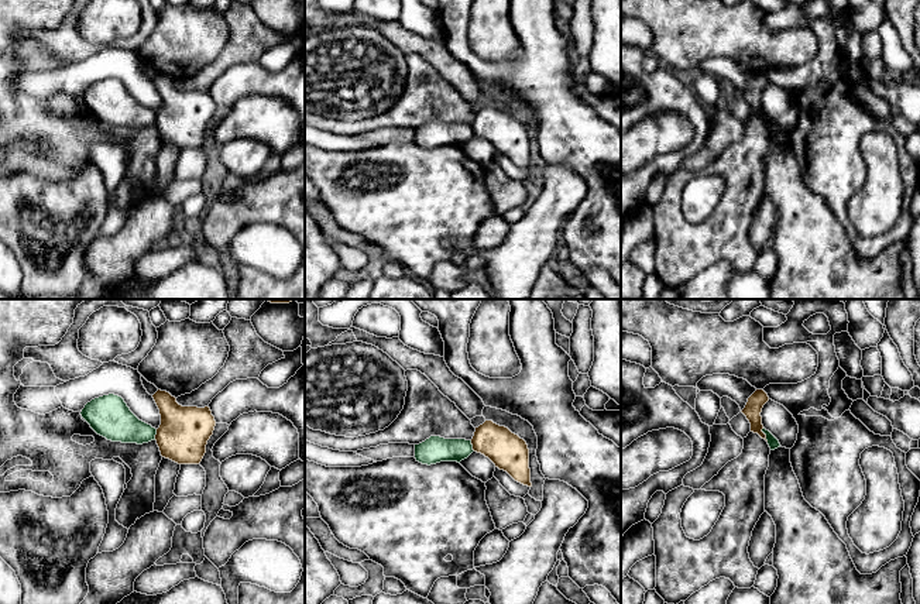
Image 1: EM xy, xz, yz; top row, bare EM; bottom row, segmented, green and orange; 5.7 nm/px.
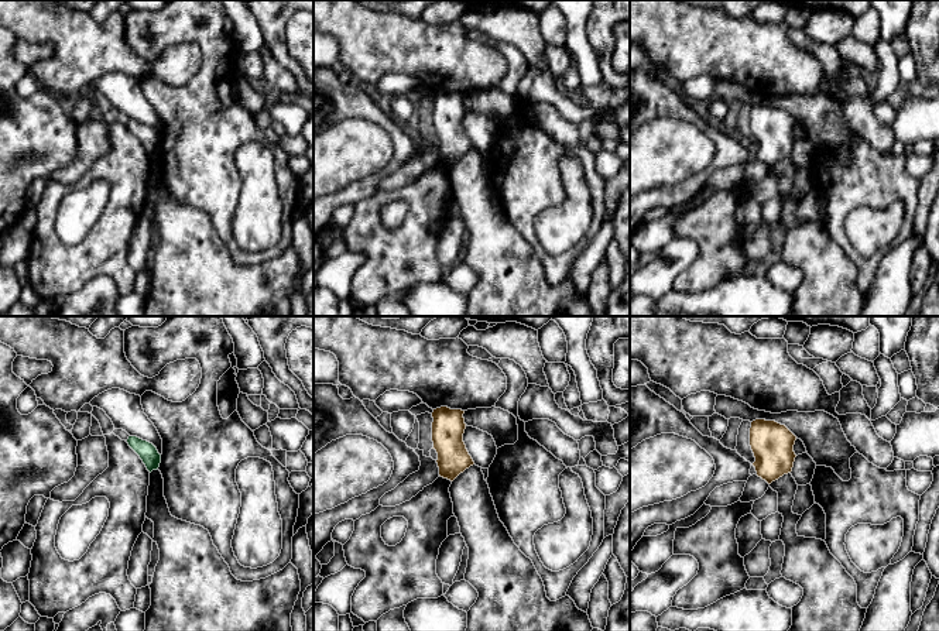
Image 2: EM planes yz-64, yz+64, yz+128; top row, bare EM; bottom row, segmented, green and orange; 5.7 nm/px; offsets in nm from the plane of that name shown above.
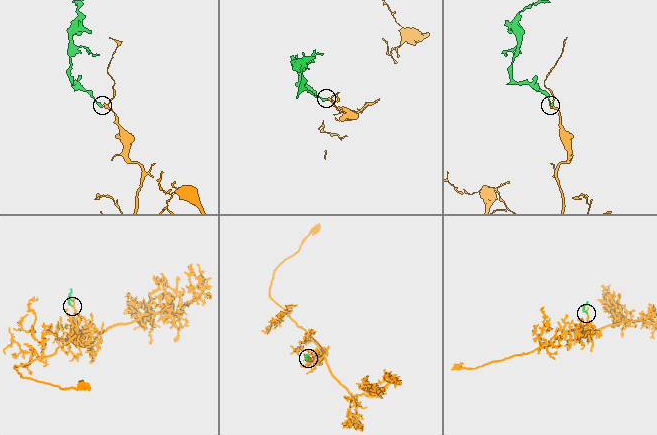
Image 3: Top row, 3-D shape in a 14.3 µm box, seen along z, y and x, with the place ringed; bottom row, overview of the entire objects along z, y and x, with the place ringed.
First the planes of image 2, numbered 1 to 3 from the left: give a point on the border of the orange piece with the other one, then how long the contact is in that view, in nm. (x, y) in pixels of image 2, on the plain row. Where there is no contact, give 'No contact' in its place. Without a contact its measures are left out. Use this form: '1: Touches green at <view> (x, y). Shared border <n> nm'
1: No contact
2: No contact
3: No contact

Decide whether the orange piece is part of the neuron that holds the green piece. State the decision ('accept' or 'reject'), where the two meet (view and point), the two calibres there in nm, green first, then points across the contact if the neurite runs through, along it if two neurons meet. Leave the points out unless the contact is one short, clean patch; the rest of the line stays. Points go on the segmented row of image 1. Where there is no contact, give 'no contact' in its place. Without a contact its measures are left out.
reject | yz (765, 433) | 70/100 nm | along yz (762, 428), (768, 441)

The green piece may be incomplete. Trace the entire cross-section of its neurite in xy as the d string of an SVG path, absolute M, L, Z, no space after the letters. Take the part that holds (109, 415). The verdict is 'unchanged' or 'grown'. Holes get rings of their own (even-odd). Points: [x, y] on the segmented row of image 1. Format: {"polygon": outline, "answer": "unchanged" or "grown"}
{"polygon": "M109 394L92 399L80 415L107 440L137 445L155 440L157 429L140 421L119 395Z", "answer": "unchanged"}

